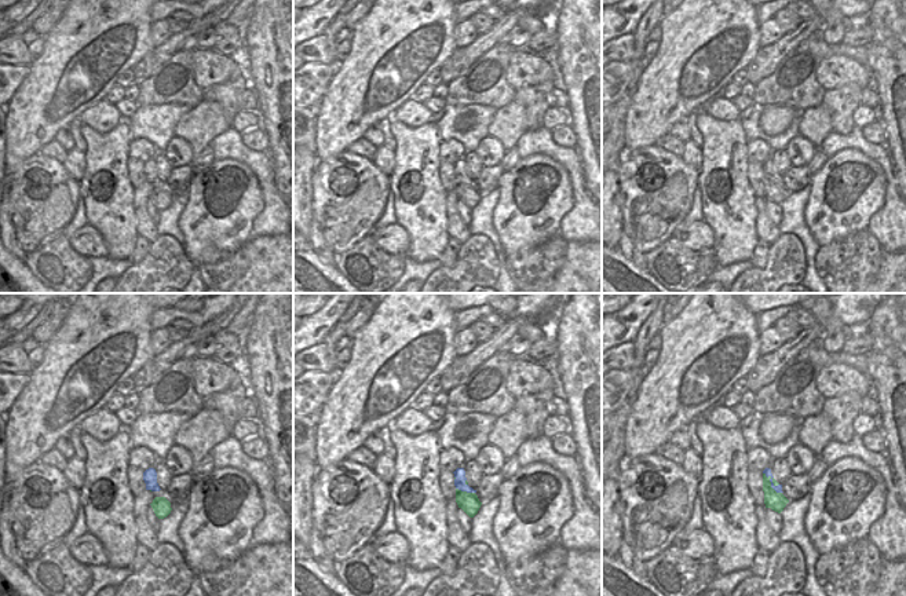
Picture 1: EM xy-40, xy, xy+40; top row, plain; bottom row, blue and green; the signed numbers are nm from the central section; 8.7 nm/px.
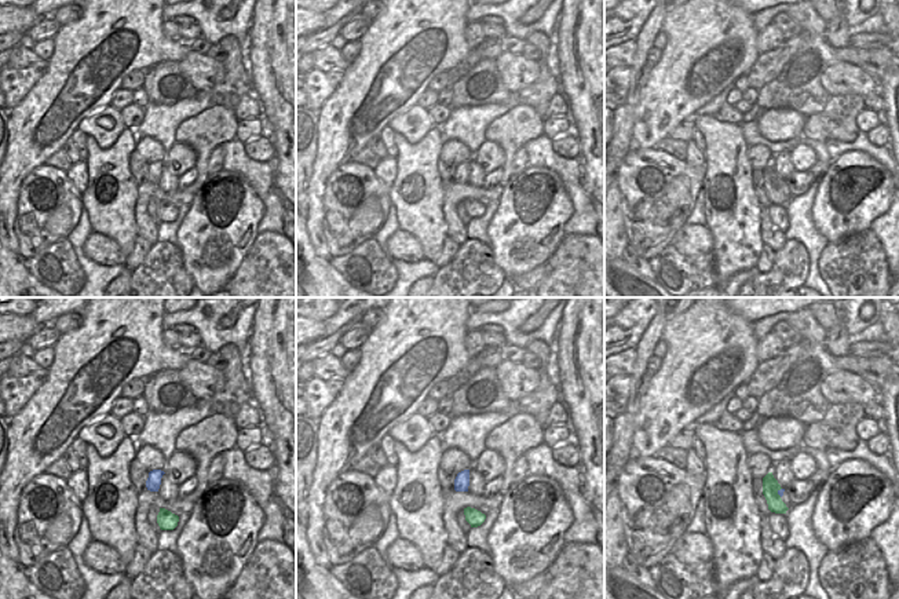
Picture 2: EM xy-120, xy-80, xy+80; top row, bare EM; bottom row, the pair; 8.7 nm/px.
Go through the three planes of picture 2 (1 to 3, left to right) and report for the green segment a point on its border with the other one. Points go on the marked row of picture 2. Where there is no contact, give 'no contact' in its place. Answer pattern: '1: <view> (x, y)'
1: no contact
2: no contact
3: xy+80 (778, 492)

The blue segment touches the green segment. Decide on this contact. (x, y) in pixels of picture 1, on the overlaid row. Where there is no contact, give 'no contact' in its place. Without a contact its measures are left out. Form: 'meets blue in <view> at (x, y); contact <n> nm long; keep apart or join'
meets blue in xy+40 at (771, 485); contact 260 nm long; keep apart

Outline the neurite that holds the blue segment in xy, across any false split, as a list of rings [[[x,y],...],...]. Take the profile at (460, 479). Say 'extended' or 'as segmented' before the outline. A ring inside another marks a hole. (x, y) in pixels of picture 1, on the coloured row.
as segmented; [[[457,468],[454,472],[454,486],[456,489],[461,490],[461,491],[467,491],[467,493],[476,493],[476,490],[474,490],[472,487],[470,487],[465,480],[465,471],[464,468]]]

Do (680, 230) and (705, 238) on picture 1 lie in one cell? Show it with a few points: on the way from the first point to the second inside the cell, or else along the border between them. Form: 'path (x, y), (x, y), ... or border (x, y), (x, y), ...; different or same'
path (686, 234), (700, 237); same

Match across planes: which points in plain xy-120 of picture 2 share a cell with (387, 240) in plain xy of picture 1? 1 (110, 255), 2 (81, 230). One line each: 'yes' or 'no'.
1: yes
2: no

